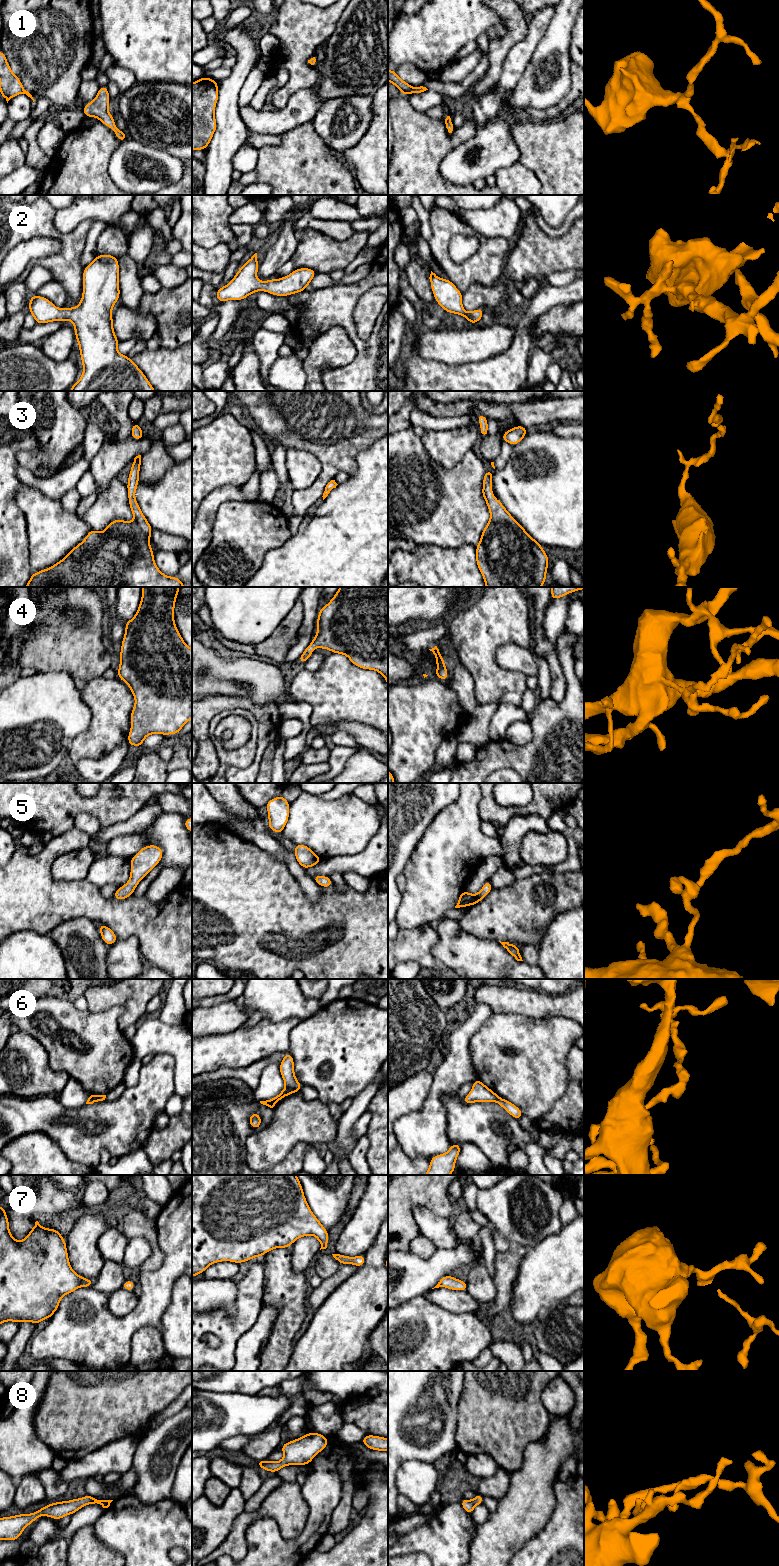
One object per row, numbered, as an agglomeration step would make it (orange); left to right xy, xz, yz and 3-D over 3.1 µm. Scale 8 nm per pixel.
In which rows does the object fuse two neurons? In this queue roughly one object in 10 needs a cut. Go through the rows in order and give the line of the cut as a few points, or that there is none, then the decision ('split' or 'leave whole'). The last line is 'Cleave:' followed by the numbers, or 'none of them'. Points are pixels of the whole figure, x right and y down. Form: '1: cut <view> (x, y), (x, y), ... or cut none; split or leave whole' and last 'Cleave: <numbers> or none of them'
1: cut none; leave whole
2: cut none; leave whole
3: cut none; leave whole
4: cut none; leave whole
5: cut none; leave whole
6: cut xz (286, 1086), (298, 1090); split
7: cut none; leave whole
8: cut none; leave whole
Cleave: 6

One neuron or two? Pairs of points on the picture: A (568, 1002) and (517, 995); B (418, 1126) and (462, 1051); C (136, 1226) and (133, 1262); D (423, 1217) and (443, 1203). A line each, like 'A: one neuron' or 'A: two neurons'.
A: one neuron
B: one neuron
C: two neurons
D: two neurons

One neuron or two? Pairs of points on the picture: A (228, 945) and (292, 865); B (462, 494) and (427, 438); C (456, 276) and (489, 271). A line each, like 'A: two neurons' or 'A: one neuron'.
A: two neurons
B: two neurons
C: one neuron

